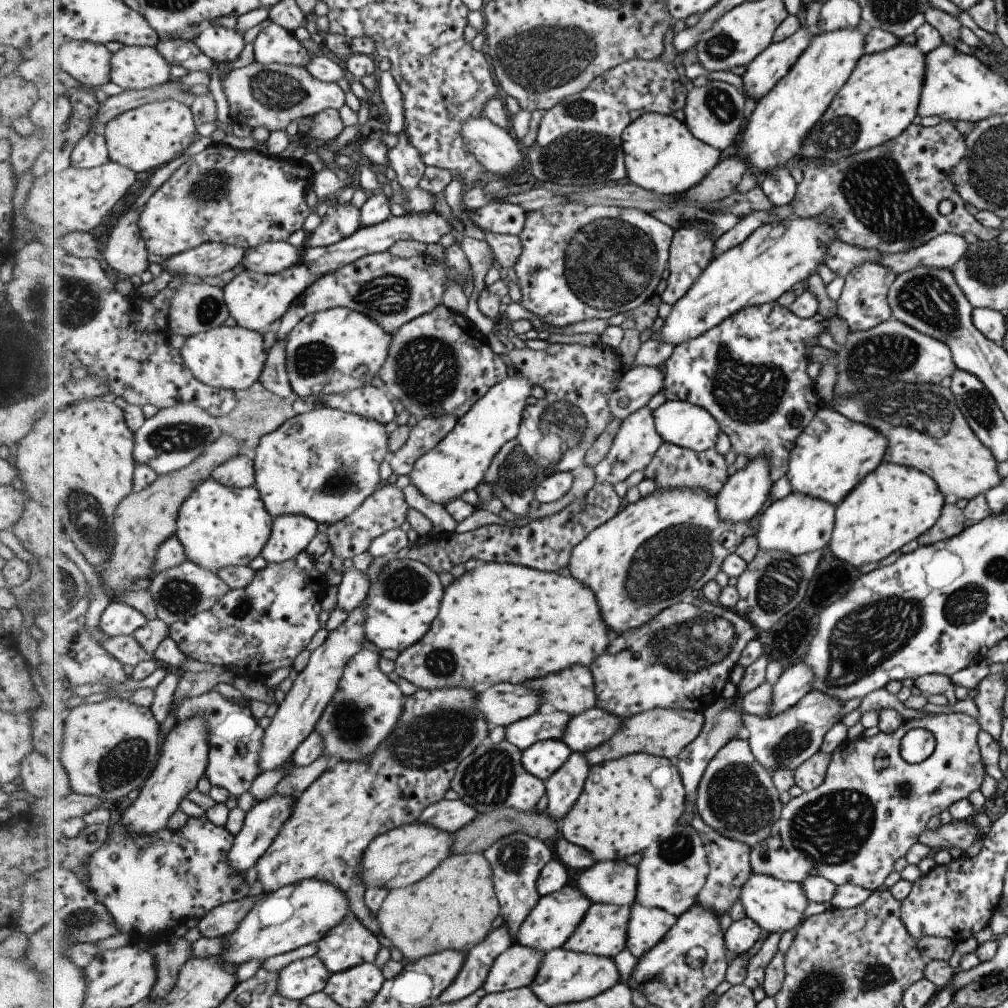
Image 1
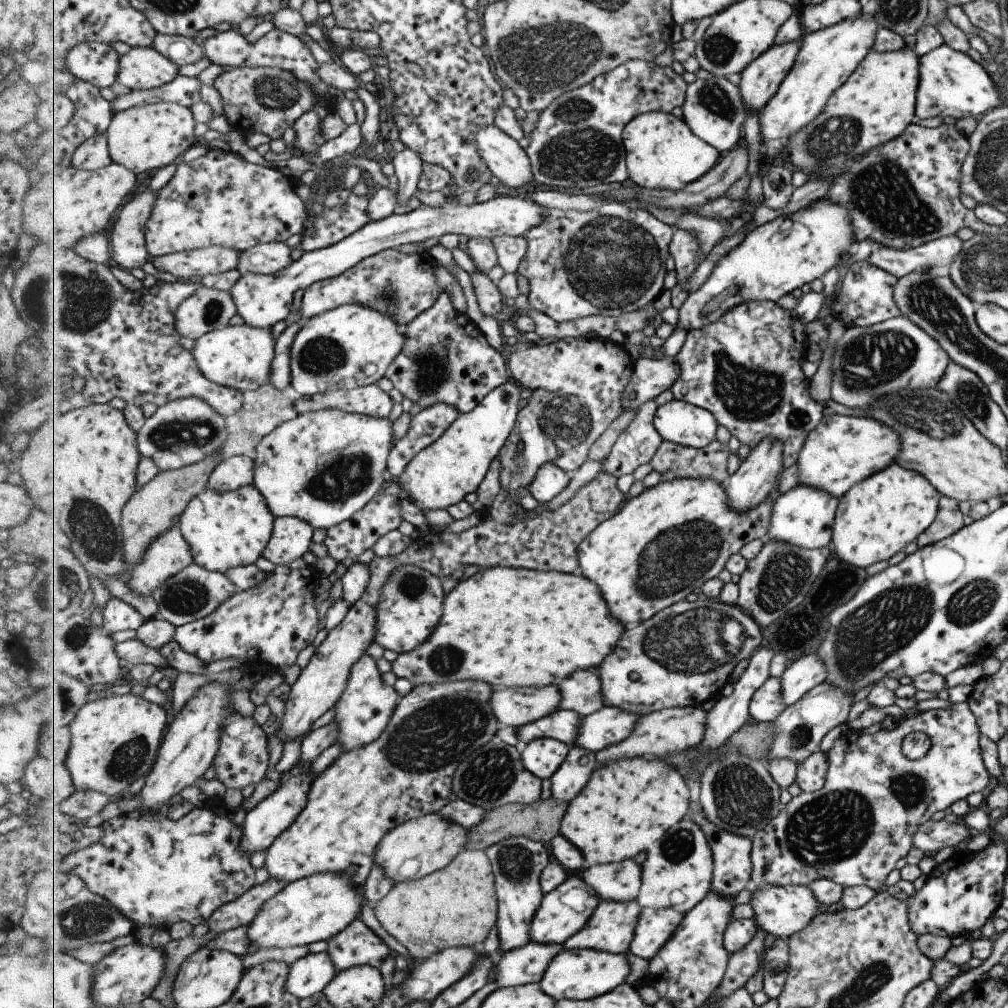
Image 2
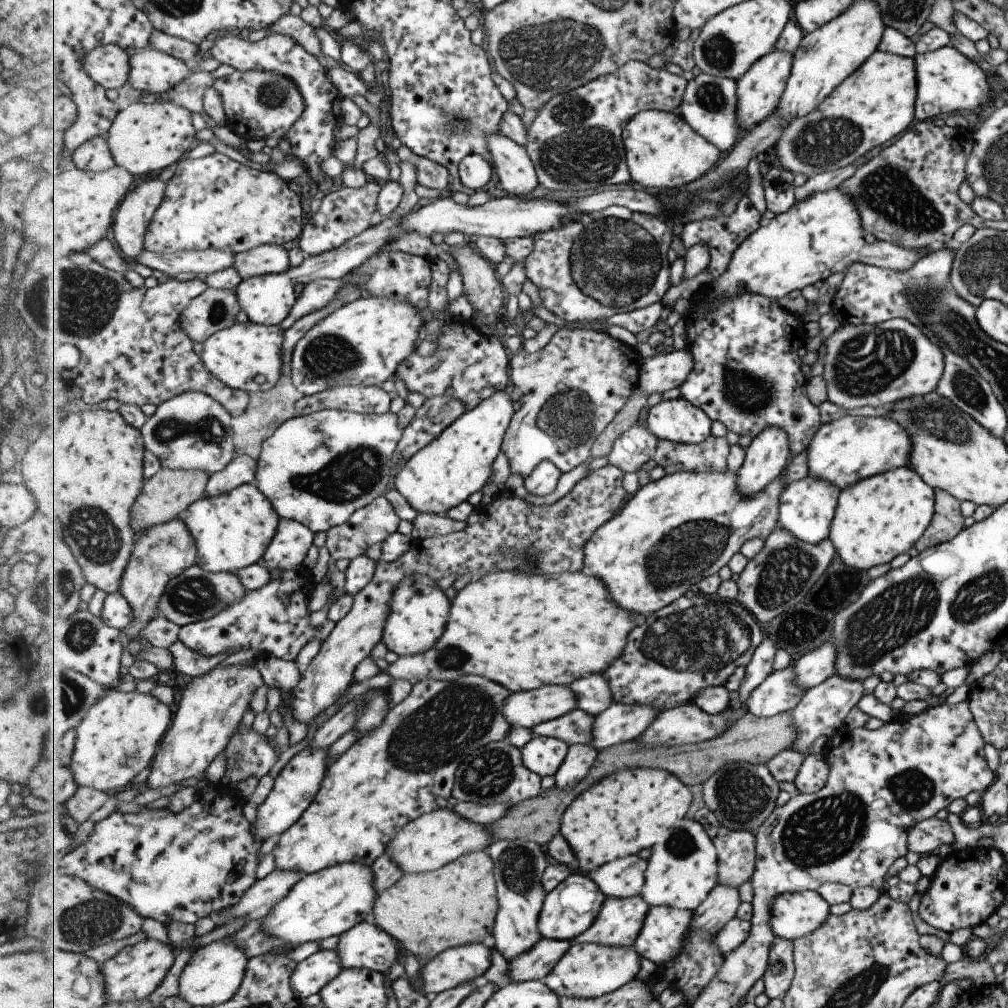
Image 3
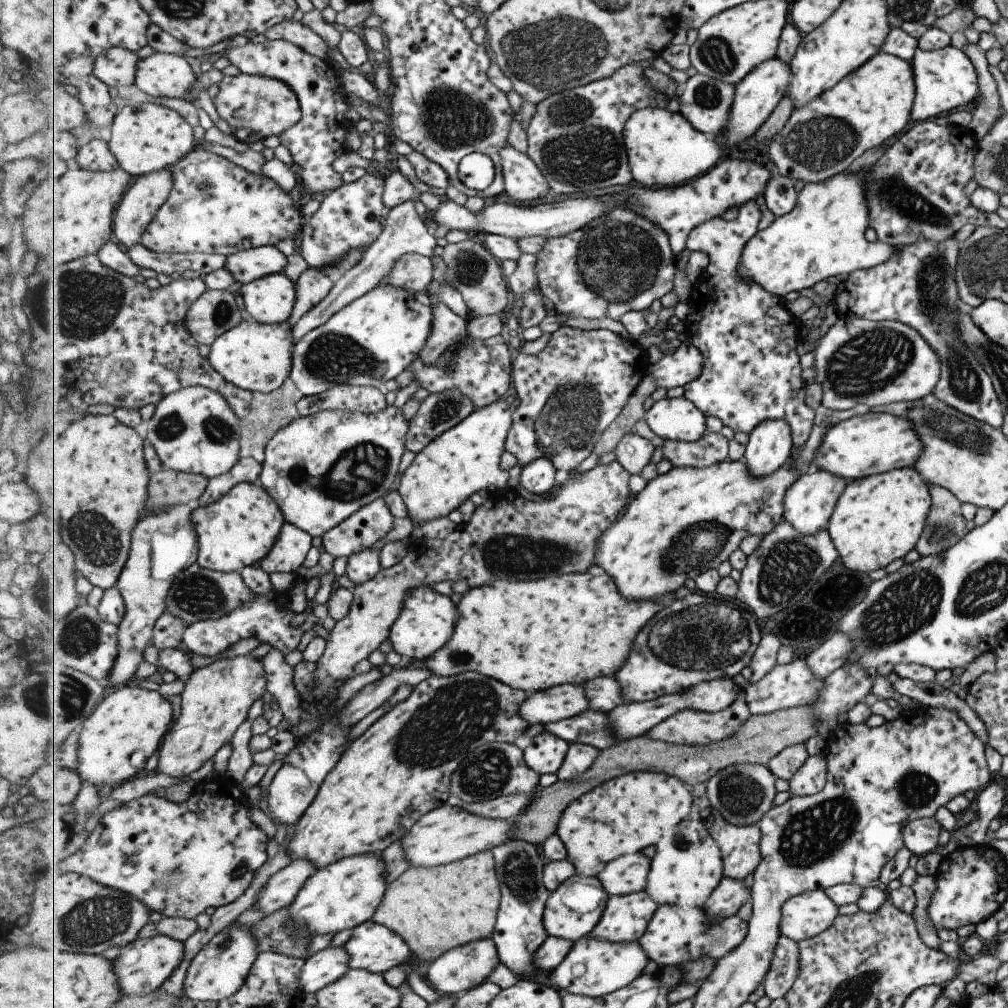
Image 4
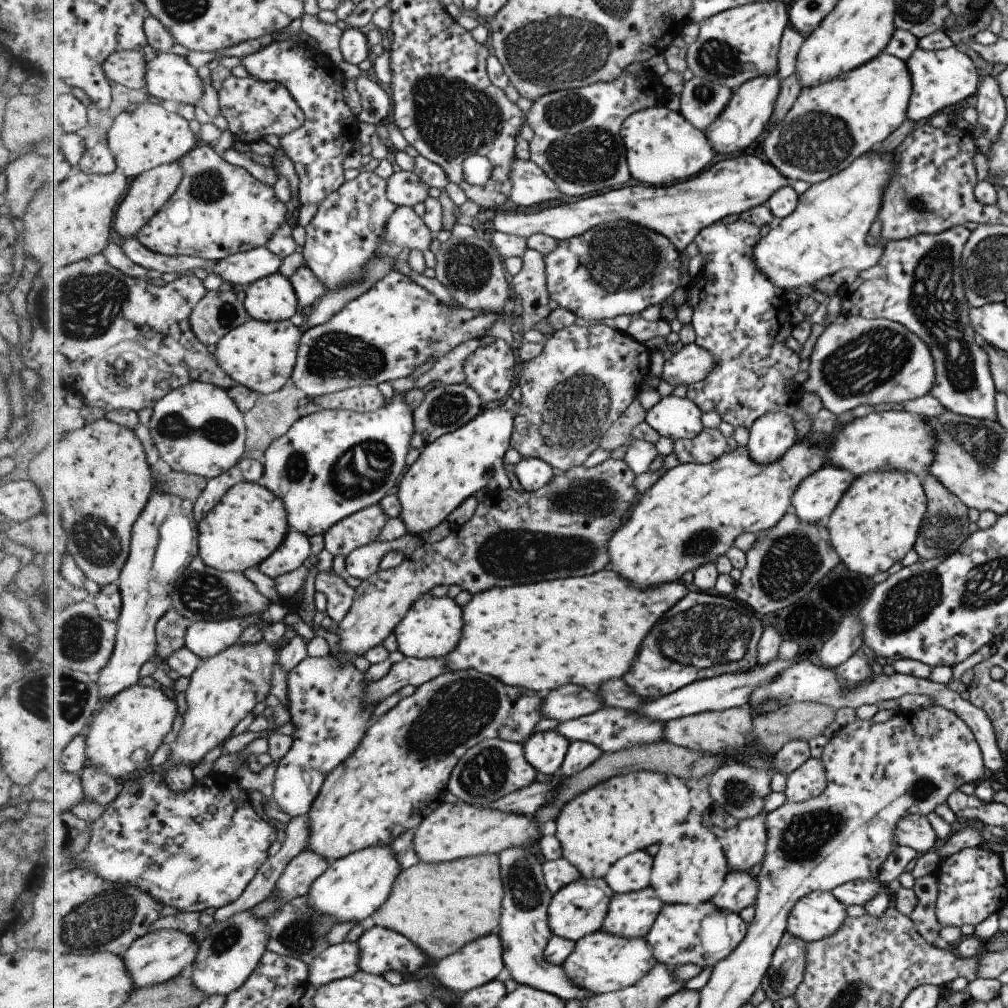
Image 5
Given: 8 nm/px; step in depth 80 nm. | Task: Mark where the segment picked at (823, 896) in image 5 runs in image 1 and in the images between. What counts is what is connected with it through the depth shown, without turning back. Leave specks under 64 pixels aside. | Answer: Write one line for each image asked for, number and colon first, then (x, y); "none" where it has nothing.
1: (778, 906)
2: (782, 911)
3: (796, 915)
4: (805, 916)

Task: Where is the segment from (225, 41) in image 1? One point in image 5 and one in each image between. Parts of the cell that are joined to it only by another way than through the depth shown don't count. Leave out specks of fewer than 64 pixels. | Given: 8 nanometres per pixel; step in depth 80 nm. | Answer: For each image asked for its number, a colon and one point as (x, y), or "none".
2: (282, 50)
3: (312, 140)
4: (313, 141)
5: (317, 84)

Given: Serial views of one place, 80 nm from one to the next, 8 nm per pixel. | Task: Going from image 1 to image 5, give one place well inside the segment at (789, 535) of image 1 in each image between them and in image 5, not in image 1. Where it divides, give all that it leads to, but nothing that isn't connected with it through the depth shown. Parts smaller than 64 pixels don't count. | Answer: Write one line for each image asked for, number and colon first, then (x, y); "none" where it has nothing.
2: (803, 516)
3: (807, 506)
4: (810, 501)
5: (817, 496)

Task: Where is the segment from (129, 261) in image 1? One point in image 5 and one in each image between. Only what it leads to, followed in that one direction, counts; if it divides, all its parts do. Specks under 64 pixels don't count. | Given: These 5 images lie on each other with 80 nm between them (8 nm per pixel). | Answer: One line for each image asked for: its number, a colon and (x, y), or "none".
2: (130, 250)
3: (134, 216)
4: (137, 210)
5: (148, 193)

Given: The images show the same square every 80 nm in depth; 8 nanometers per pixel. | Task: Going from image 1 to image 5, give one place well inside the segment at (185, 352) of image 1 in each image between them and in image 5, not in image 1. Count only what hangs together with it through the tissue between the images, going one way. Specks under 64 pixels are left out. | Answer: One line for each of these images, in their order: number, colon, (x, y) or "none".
2: (241, 357)
3: (249, 356)
4: (256, 356)
5: (262, 355)

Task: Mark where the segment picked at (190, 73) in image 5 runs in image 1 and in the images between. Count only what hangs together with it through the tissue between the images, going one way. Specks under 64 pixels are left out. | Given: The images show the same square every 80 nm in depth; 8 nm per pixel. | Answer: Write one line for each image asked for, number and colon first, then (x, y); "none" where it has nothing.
1: (133, 67)
2: (142, 67)
3: (154, 72)
4: (168, 75)

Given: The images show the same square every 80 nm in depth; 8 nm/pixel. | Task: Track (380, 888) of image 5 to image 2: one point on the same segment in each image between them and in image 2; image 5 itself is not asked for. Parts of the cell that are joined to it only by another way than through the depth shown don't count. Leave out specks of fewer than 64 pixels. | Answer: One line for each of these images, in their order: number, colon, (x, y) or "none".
2: (319, 907)
3: (329, 902)
4: (345, 894)

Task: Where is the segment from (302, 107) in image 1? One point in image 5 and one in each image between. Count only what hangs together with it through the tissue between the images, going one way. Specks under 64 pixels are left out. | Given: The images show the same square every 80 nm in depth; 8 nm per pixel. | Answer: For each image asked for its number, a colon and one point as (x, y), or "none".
2: (255, 99)
3: (258, 104)
4: (254, 106)
5: (253, 108)

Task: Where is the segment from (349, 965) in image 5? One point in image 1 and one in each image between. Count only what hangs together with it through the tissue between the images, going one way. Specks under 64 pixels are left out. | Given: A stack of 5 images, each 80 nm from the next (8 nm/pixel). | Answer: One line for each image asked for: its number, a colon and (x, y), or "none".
1: (301, 978)
2: (308, 976)
3: (314, 973)
4: (326, 966)

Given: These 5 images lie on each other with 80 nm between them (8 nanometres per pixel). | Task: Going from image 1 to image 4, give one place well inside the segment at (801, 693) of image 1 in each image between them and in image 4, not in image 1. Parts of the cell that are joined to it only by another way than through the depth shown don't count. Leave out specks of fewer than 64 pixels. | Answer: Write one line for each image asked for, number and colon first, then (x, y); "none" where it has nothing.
2: (809, 671)
3: (813, 668)
4: (832, 654)

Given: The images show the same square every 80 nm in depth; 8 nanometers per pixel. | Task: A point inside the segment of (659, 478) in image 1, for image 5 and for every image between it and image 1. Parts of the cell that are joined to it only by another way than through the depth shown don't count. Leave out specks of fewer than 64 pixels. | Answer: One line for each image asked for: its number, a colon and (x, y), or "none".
2: (672, 461)
3: (711, 455)
4: (712, 448)
5: (711, 444)

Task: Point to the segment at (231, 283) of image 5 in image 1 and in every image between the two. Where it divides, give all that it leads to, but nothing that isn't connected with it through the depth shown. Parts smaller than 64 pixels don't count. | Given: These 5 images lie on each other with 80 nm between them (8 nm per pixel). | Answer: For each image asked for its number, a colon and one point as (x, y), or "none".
1: (274, 257)
2: (271, 258)
3: (267, 259)
4: (246, 266)

